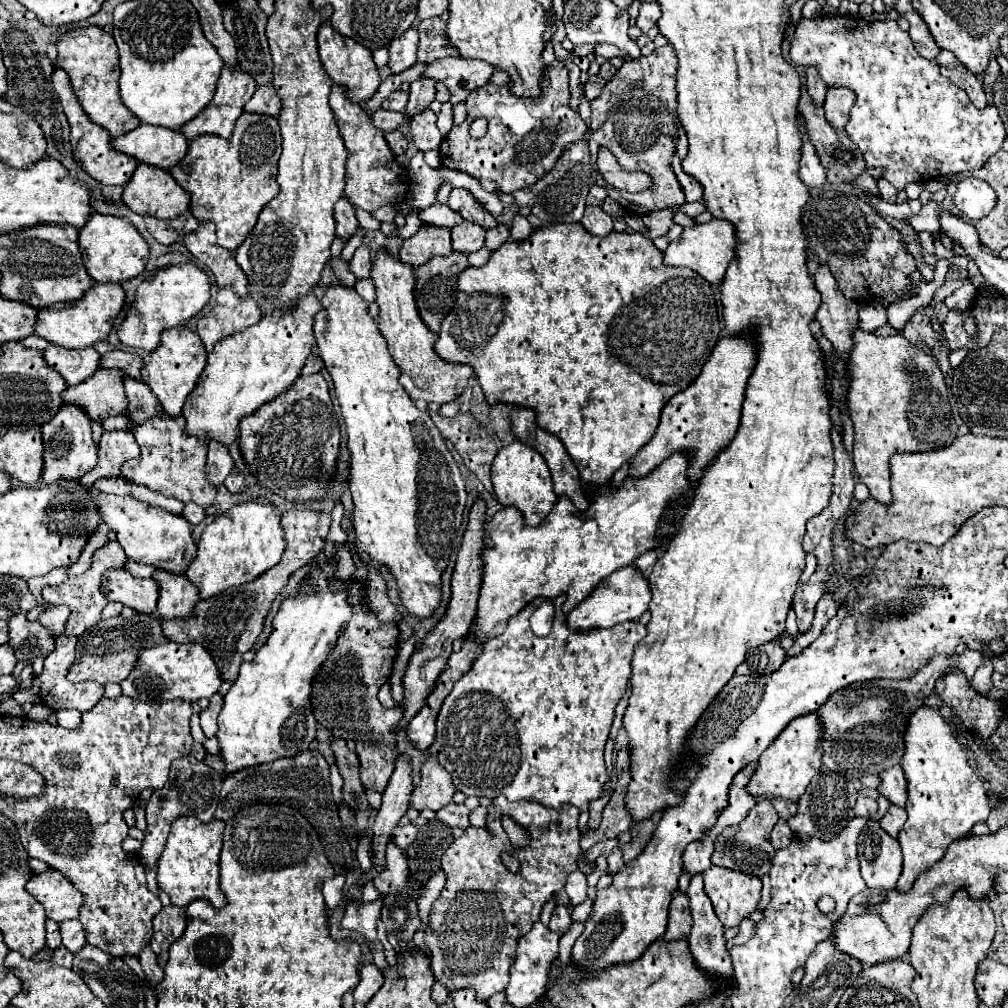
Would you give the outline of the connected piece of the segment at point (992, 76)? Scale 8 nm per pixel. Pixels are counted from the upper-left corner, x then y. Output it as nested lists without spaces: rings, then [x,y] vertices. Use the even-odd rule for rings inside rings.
[[[990,60],[990,68],[987,68],[983,77],[983,88],[989,105],[993,105],[993,93],[991,86],[995,82],[999,73],[1000,66],[998,66],[998,62],[996,62],[996,60]]]

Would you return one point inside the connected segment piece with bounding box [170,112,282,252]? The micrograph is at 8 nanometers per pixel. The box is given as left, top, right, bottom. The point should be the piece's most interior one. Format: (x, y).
(230, 181)

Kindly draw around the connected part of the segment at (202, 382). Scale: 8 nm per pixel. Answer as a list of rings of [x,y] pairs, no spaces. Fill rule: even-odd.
[[[312,288],[308,296],[300,296],[300,304],[296,304],[292,312],[280,308],[280,312],[274,312],[272,316],[262,316],[252,328],[220,340],[208,354],[206,368],[184,404],[182,414],[186,418],[188,434],[230,446],[238,436],[238,422],[262,404],[274,400],[300,376],[316,342],[312,332],[316,312],[320,312],[320,300],[314,296]]]

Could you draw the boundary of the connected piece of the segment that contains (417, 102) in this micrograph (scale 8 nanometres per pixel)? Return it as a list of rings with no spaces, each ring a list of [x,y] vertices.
[[[428,76],[416,78],[410,84],[410,100],[408,100],[404,114],[414,116],[414,114],[422,112],[424,108],[428,108],[430,102],[434,100],[434,86],[436,86],[436,80],[428,80]]]

